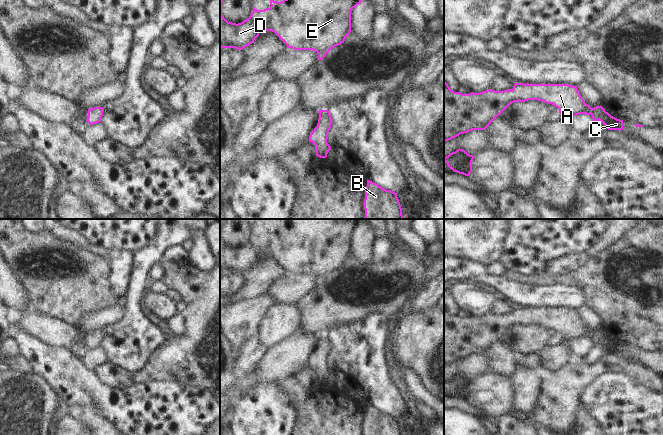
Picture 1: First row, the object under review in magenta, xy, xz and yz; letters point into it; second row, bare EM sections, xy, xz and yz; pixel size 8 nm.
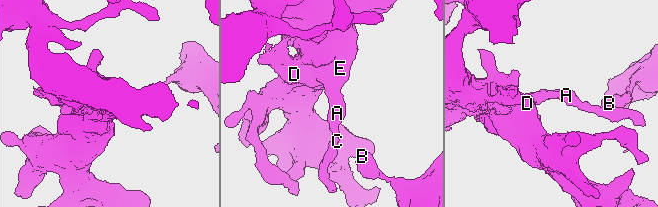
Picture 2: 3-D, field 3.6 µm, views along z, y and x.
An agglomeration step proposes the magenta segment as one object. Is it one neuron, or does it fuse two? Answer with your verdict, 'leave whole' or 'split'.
leave whole

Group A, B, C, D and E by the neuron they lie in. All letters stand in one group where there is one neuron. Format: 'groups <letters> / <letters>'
groups A B C D E

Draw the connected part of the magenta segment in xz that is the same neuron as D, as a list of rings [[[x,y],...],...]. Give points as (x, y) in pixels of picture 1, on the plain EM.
[[[220,219],[220,271],[242,274],[254,266],[262,254],[274,256],[286,269],[295,274],[313,274],[318,277],[318,284],[335,270],[341,269],[351,256],[351,235],[361,228],[362,219],[288,219],[281,226],[270,224],[270,231],[253,235],[248,243],[241,247],[228,246],[222,239],[222,227],[225,219]]]

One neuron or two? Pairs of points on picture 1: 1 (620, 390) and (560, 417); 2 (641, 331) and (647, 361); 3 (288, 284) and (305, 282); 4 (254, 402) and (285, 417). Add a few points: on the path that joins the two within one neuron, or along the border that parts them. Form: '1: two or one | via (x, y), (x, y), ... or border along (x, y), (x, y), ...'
1: two | border along (589, 382), (585, 386), (580, 404)
2: two | border along (643, 349), (650, 349), (652, 351)
3: one | via (292, 284), (301, 284)
4: one | via (262, 410), (269, 417), (277, 417)

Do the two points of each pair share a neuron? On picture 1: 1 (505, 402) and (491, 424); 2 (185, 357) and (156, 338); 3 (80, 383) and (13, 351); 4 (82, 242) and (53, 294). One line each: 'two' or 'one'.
1: two
2: two
3: two
4: two

